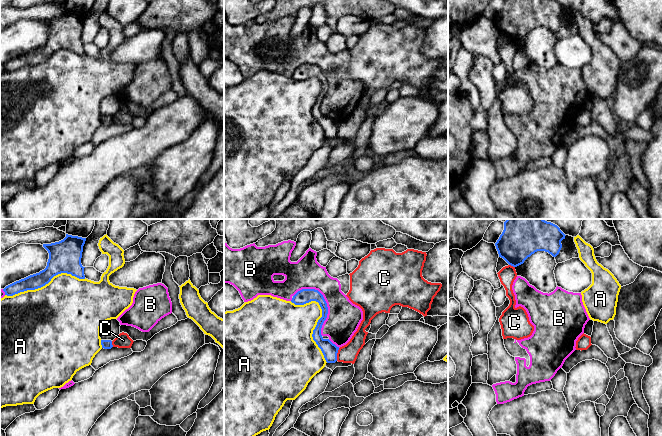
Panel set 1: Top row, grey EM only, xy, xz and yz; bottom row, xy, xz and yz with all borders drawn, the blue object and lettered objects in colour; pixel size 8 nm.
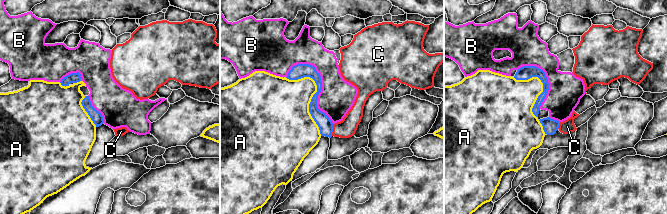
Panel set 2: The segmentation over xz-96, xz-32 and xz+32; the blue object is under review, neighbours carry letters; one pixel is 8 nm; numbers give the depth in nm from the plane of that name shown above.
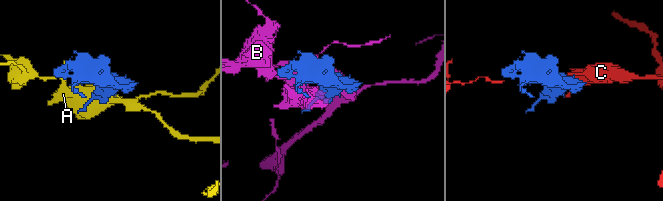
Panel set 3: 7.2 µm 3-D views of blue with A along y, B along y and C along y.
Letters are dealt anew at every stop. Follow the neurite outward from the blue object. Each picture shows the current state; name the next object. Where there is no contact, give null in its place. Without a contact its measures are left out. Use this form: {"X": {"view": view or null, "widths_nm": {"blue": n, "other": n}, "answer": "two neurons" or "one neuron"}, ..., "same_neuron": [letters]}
{"A": {"view": "xz", "widths_nm": {"blue": 120, "other": 380}, "answer": "two neurons"}, "B": {"view": "xz", "widths_nm": {"blue": 120, "other": 280}, "answer": "two neurons"}, "C": {"view": "xz", "widths_nm": {"blue": 120, "other": 150}, "answer": "two neurons"}, "same_neuron": []}

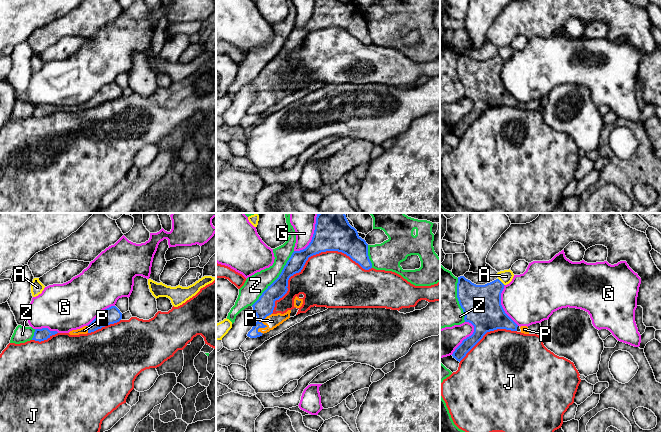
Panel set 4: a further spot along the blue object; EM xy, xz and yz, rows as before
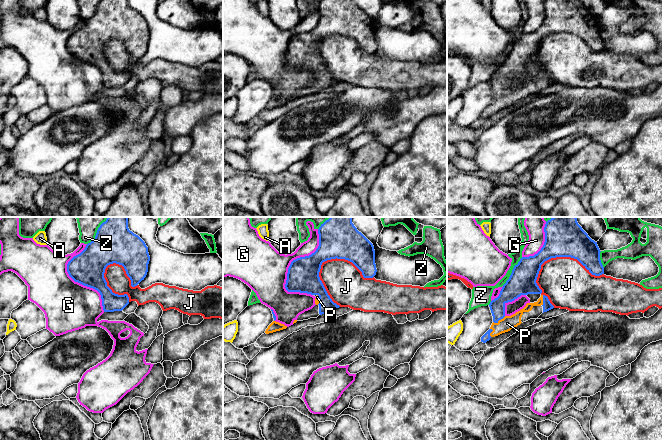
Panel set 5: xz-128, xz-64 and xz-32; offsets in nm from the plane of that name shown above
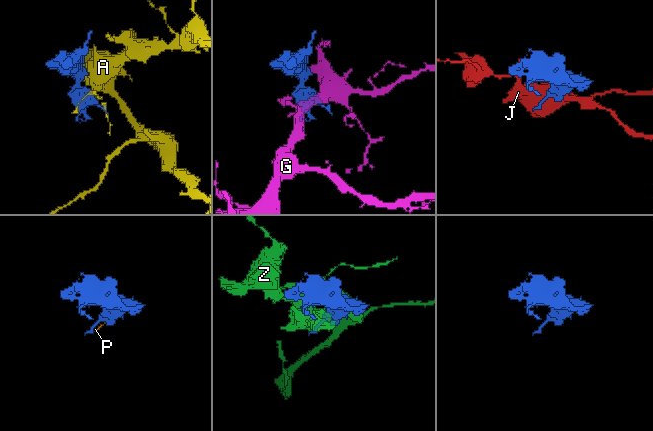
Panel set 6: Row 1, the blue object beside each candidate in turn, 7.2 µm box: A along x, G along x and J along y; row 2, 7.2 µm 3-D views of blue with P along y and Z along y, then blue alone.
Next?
{"A": {"view": "yz", "widths_nm": {"blue": 320, "other": 110}, "answer": "two neurons"}, "G": {"view": "yz", "widths_nm": {"blue": 320, "other": 420}, "answer": "two neurons"}, "J": {"view": "xz", "widths_nm": {"blue": 220, "other": 460}, "answer": "two neurons"}, "P": {"view": "xz", "widths_nm": {"blue": 160, "other": 110}, "answer": "one neuron"}, "Z": {"view": "xz", "widths_nm": {"blue": 160, "other": 170}, "answer": "two neurons"}, "same_neuron": ["P"]}

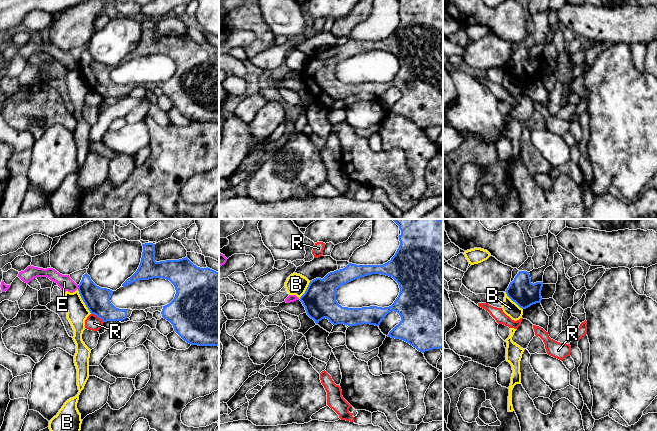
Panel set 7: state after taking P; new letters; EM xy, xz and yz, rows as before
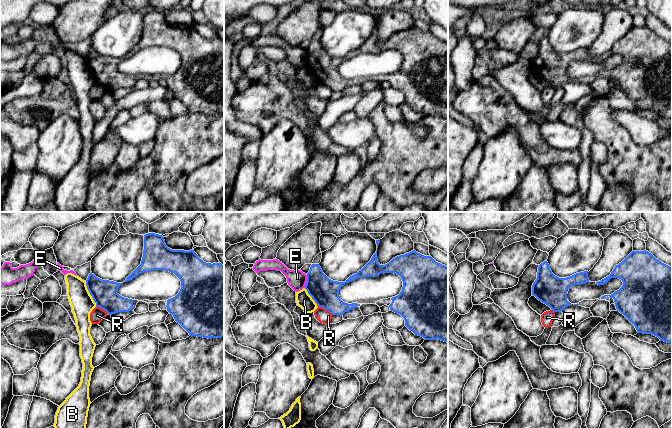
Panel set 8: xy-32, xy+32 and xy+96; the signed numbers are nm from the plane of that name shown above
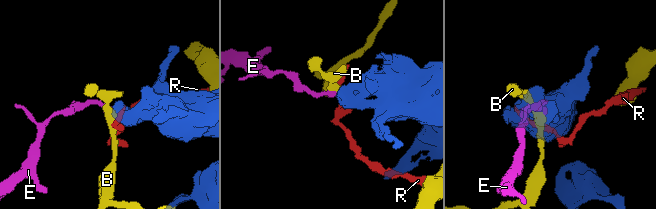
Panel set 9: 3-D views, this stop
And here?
{"B": {"view": "xy", "widths_nm": {"blue": 200, "other": 170}, "answer": "two neurons"}, "E": {"view": "xy", "widths_nm": {"blue": 200, "other": 110}, "answer": "two neurons"}, "R": {"view": "xy", "widths_nm": {"blue": 200, "other": 120}, "answer": "two neurons"}, "same_neuron": []}

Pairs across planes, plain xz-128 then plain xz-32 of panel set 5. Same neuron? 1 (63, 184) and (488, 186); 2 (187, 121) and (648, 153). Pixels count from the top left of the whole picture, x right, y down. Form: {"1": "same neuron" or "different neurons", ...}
{"1": "different neurons", "2": "different neurons"}

